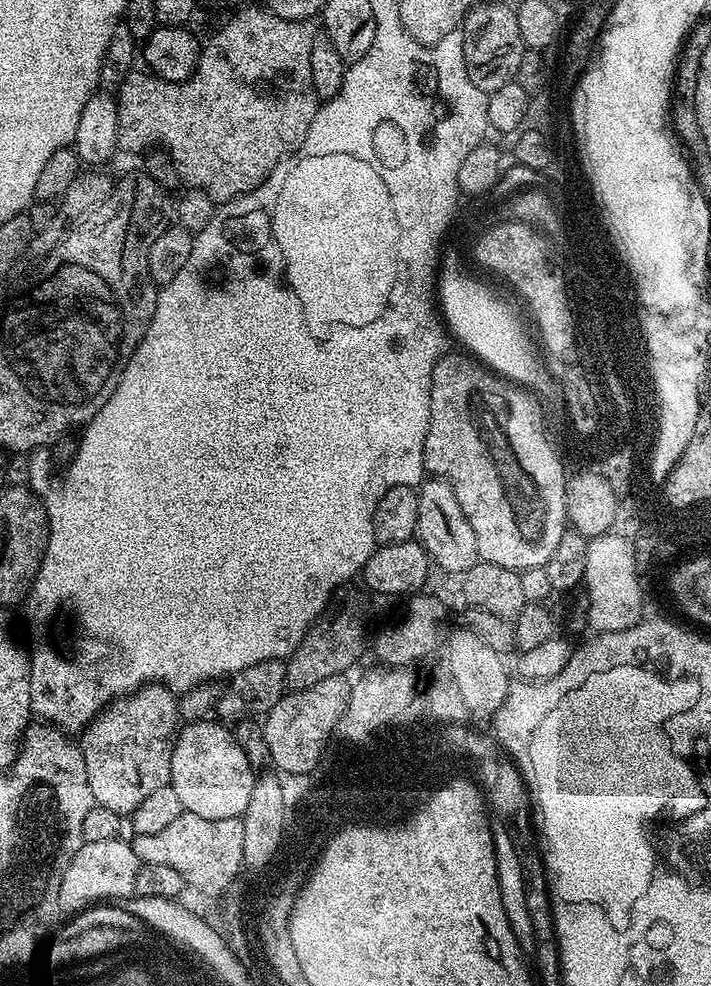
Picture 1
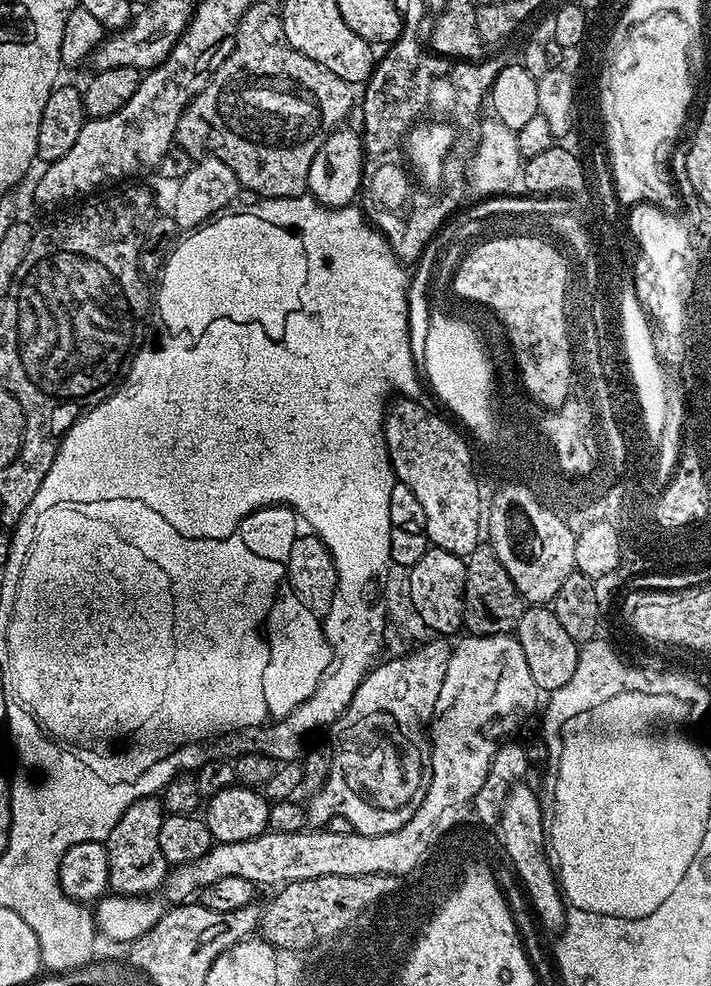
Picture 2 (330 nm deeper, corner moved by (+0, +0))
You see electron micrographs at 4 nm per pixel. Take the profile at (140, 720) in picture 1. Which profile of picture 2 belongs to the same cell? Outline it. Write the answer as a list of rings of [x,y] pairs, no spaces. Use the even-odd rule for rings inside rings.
[[[144,796],[135,800],[118,818],[118,826],[110,830],[106,847],[108,849],[108,887],[122,896],[147,896],[165,887],[170,875],[168,859],[158,846],[158,830],[162,830],[165,818],[164,807],[156,796]]]

